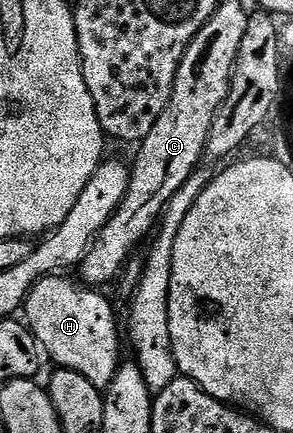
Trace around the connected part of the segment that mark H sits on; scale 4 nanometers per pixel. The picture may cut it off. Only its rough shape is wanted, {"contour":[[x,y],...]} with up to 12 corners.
{"contour":[[59,271],[27,292],[46,356],[106,387],[120,367],[105,294]]}

